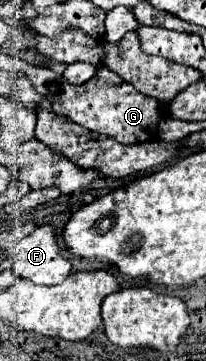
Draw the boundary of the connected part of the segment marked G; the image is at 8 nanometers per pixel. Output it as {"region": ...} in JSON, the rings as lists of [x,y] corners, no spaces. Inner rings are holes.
{"region":[[[25,64],[23,68],[33,88],[51,102],[53,112],[65,114],[71,122],[77,122],[79,126],[87,130],[107,134],[125,146],[141,144],[141,142],[149,142],[157,138],[157,126],[161,120],[159,102],[151,96],[137,92],[129,82],[123,82],[119,76],[115,76],[107,68],[99,68],[97,74],[81,86],[69,84],[61,74],[43,66]]]}

